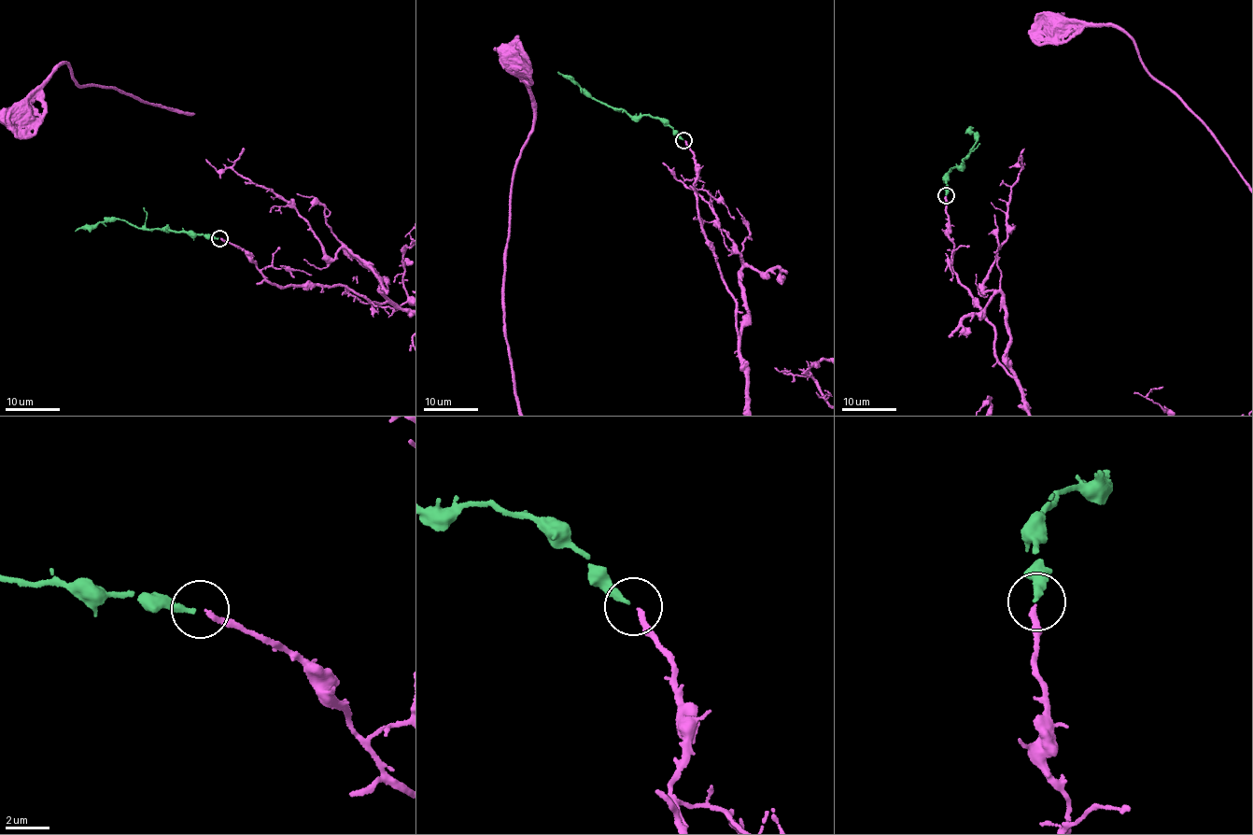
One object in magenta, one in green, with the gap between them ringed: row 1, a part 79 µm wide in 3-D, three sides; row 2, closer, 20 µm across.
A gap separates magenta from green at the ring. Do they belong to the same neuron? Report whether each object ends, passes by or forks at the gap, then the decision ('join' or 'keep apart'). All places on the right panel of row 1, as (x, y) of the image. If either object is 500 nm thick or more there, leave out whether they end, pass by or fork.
magenta ends; green ends; keep apart

